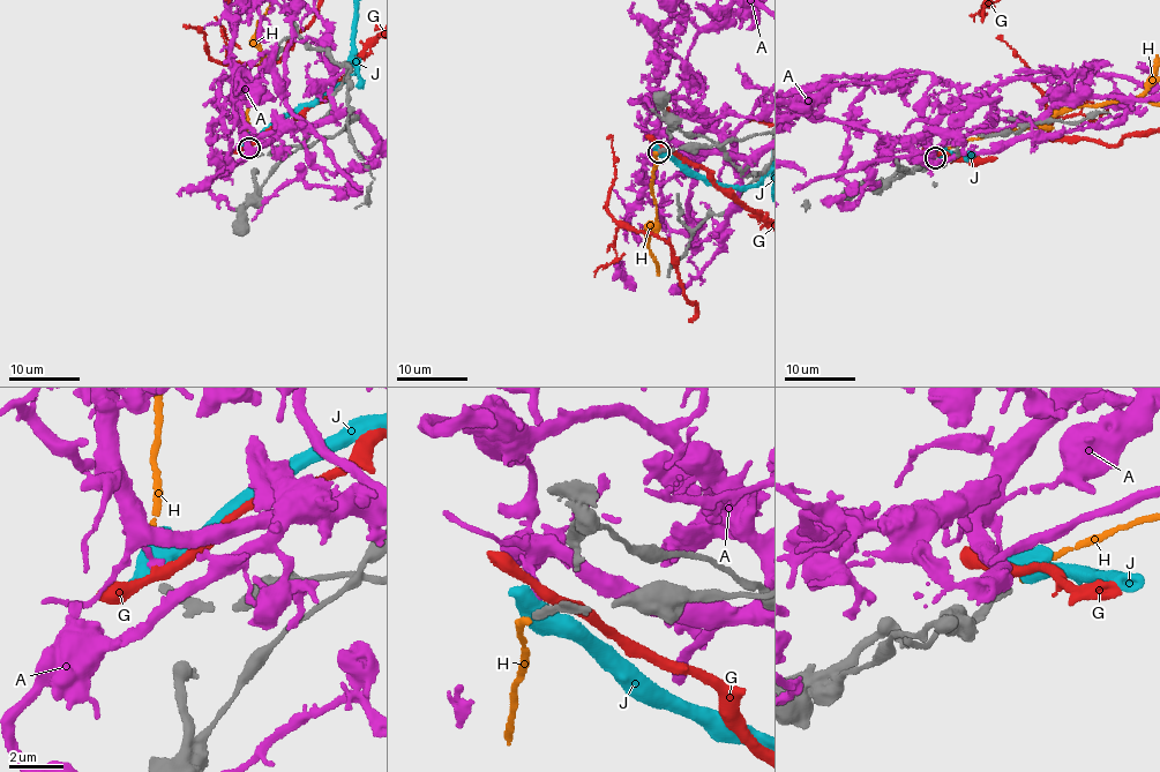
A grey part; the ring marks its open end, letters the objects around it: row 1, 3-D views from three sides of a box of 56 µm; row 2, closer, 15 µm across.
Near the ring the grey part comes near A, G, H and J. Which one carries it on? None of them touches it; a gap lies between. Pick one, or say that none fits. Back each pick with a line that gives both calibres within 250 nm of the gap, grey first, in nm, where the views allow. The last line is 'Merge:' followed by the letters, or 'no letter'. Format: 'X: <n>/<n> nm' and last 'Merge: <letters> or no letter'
H: 240/240 nm
Merge: H

